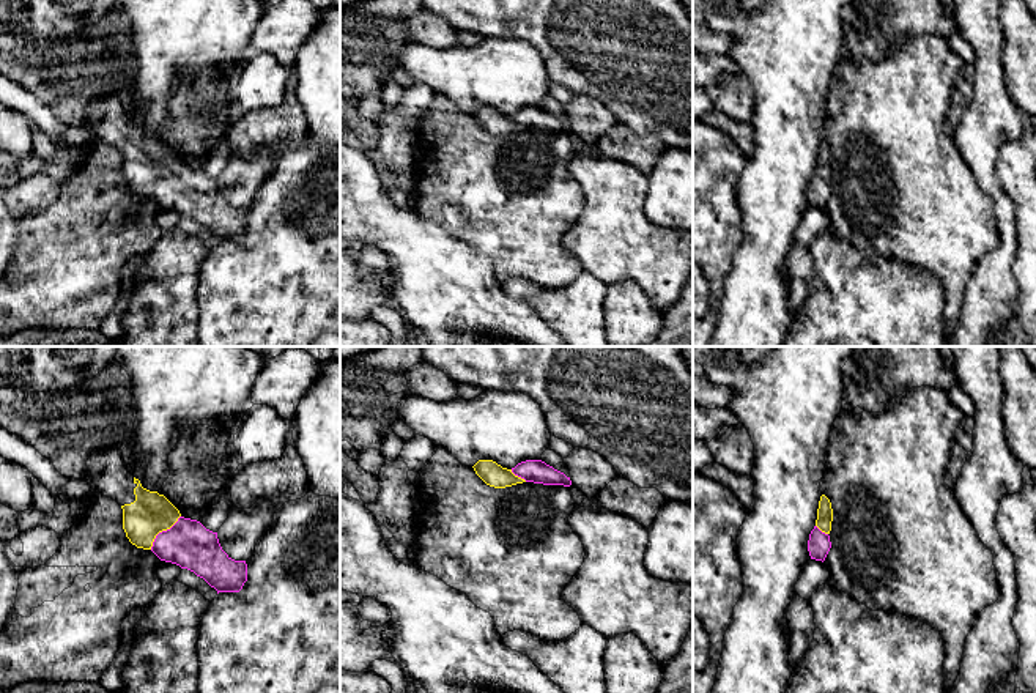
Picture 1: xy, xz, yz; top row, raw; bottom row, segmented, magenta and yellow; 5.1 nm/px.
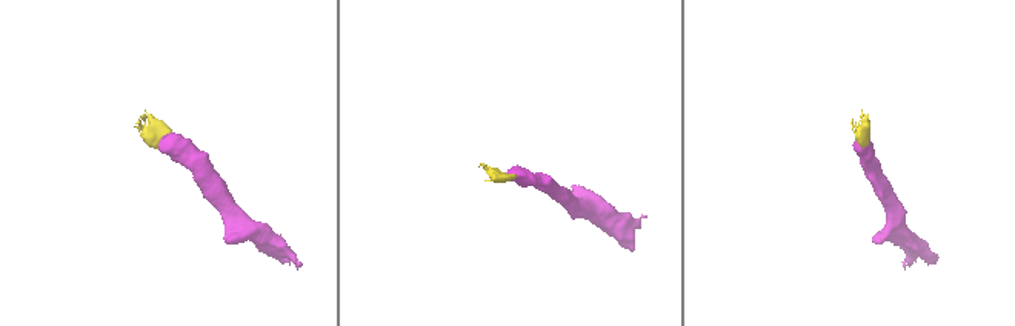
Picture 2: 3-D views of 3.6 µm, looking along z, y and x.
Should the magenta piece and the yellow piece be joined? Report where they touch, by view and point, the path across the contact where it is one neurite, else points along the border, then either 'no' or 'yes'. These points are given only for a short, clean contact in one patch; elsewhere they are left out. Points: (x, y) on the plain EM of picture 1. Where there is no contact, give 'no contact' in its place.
meets magenta in xy at (162, 178); runs through xy (188, 191), (162, 178), (151, 167), (150, 161); yes

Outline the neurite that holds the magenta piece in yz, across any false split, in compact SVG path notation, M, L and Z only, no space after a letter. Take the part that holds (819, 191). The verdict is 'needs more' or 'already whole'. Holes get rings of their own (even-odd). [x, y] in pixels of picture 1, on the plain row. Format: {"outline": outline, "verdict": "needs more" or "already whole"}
{"outline": "M822 142L819 148L819 156L817 156L817 167L816 173L809 181L808 187L808 198L811 206L816 208L825 208L831 189L830 189L830 178L831 178L831 169L833 169L833 156L830 146Z", "verdict": "needs more"}

